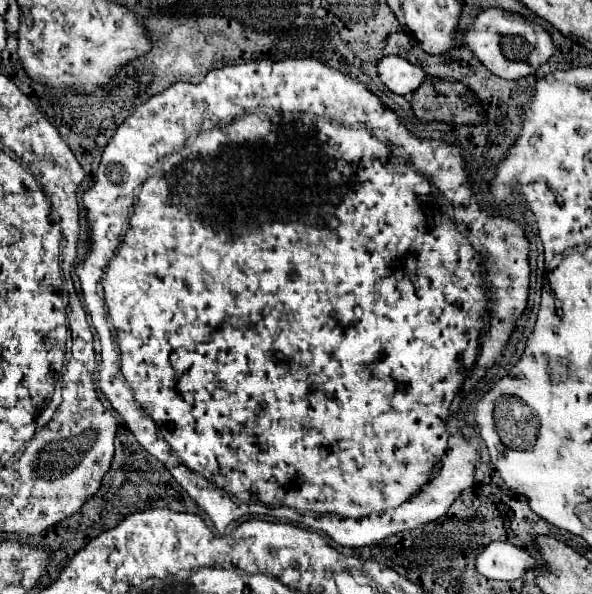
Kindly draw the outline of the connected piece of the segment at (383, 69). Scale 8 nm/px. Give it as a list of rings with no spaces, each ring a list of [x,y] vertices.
[[[382,57],[376,67],[380,81],[398,95],[410,95],[424,79],[424,71],[402,57]]]

